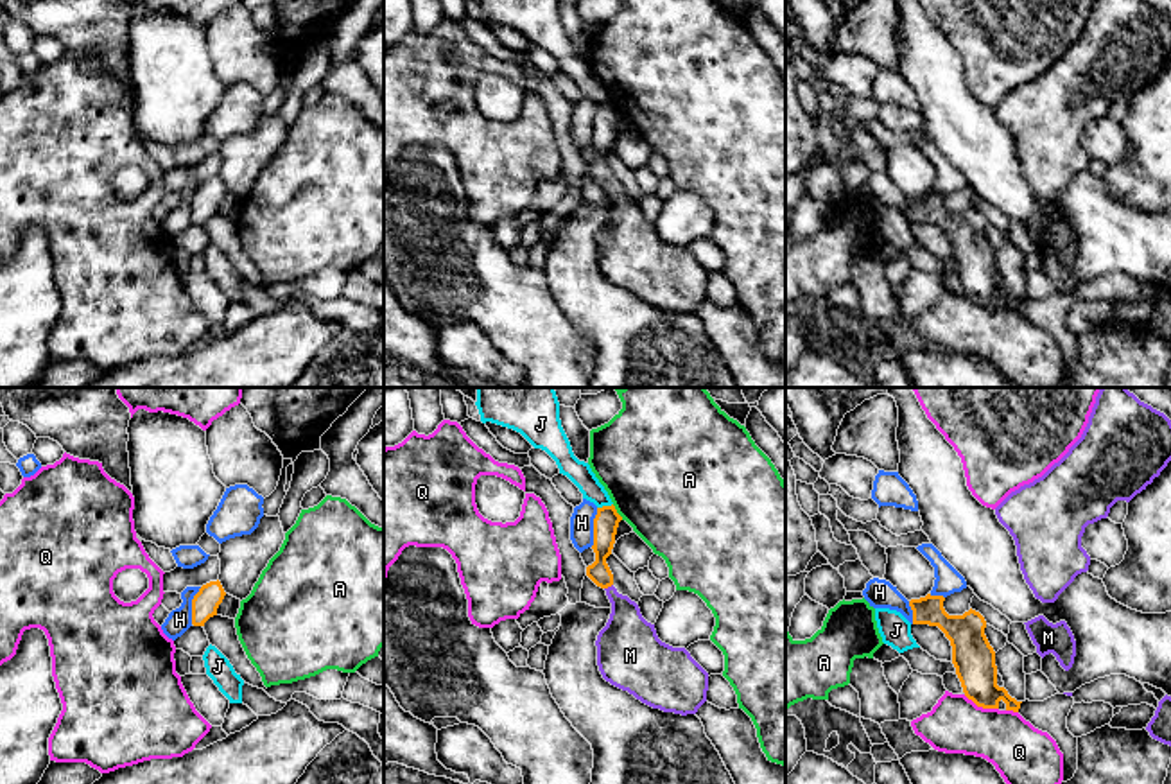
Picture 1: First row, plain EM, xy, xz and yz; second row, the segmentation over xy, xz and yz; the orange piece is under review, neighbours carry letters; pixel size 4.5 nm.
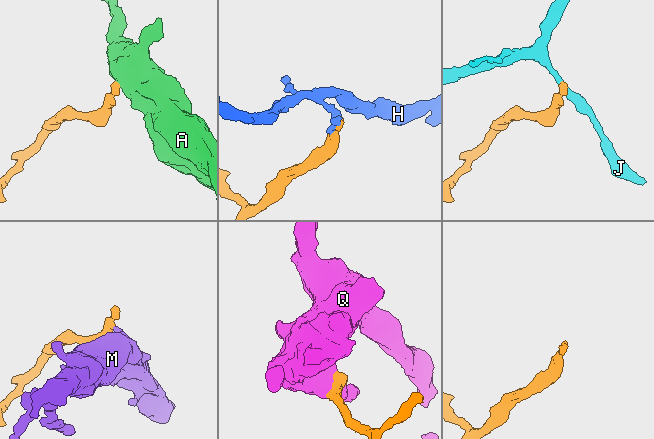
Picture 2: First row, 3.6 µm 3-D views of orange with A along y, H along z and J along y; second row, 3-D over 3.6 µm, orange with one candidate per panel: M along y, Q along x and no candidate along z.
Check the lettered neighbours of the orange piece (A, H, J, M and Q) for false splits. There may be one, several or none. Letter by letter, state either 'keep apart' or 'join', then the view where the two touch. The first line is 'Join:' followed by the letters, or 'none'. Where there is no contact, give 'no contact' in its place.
Join: M
A: keep apart | xz
H: keep apart | xz
J: keep apart | xz
M: join | xz
Q: keep apart | yz

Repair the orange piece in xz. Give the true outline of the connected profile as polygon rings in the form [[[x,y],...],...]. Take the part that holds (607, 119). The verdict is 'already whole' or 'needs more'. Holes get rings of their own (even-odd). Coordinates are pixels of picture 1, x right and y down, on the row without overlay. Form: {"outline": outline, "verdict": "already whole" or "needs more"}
{"outline": [[[613,102],[597,106],[592,144],[595,160],[586,165],[586,174],[606,188],[612,201],[610,217],[595,239],[599,269],[606,280],[653,307],[696,312],[707,300],[708,271],[685,246],[662,240],[638,203],[613,185],[606,156],[620,118]]], "verdict": "needs more"}

